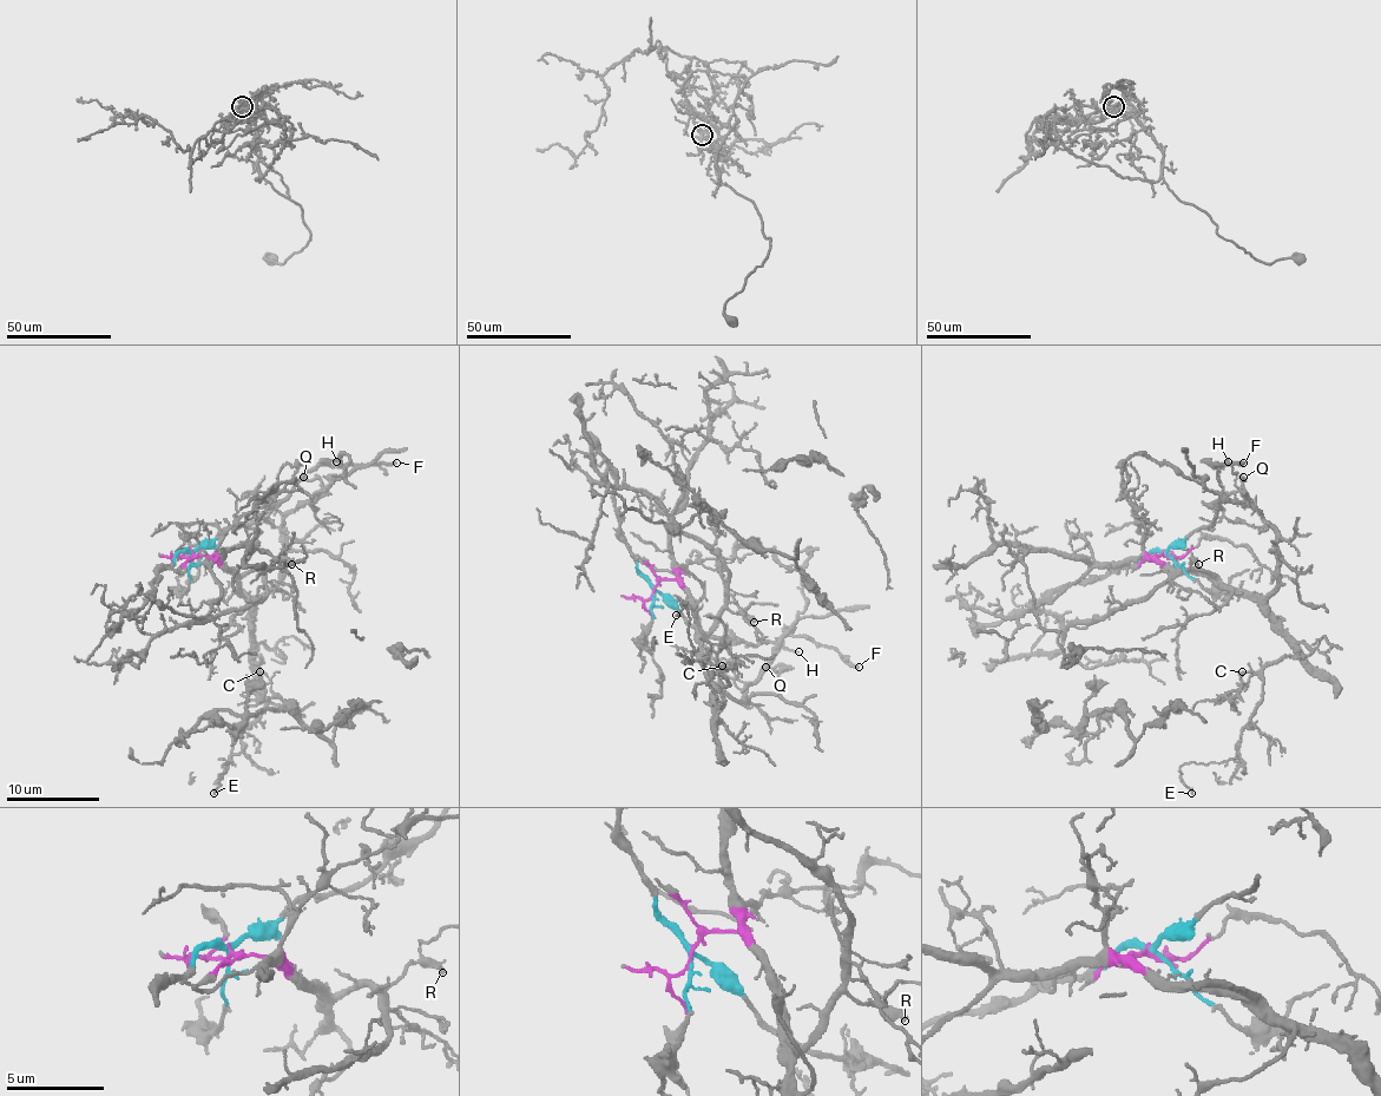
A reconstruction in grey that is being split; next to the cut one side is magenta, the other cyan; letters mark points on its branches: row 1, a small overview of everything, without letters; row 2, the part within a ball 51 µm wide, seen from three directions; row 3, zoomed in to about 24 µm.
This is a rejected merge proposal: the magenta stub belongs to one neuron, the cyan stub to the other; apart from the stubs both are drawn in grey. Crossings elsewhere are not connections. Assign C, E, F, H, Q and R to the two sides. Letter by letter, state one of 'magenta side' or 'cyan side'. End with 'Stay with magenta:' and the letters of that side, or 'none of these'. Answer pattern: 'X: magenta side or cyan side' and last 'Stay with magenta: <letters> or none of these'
C: magenta side
E: magenta side
F: cyan side
H: cyan side
Q: magenta side
R: magenta side
Stay with magenta: C, E, Q, R

